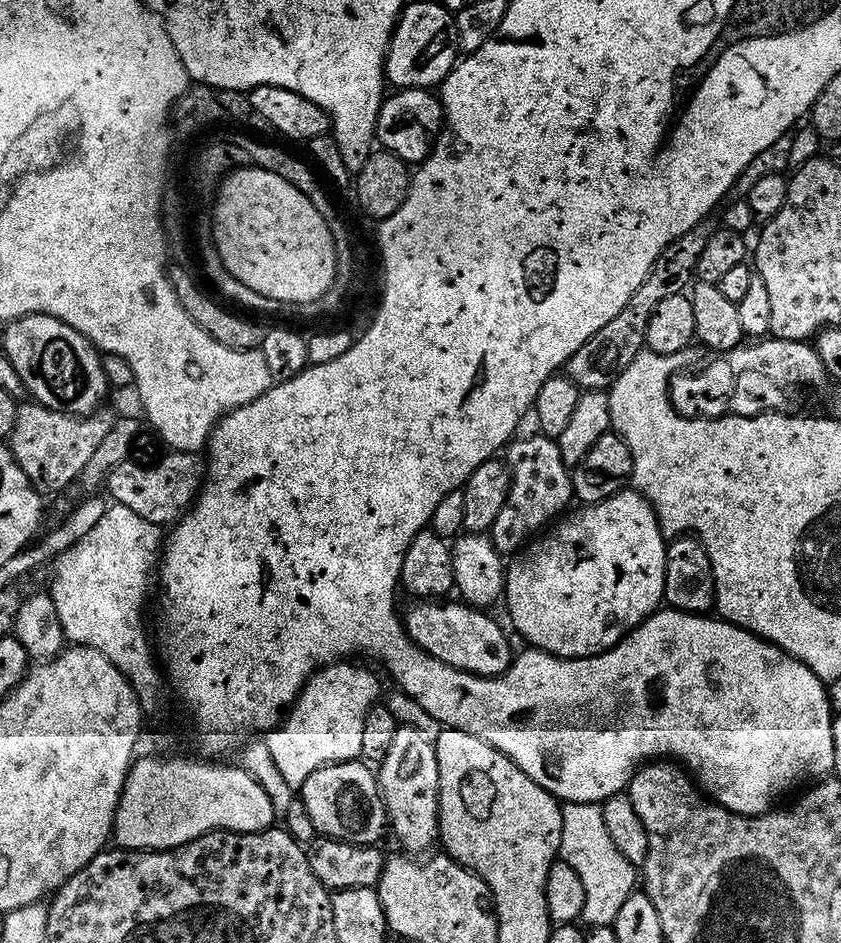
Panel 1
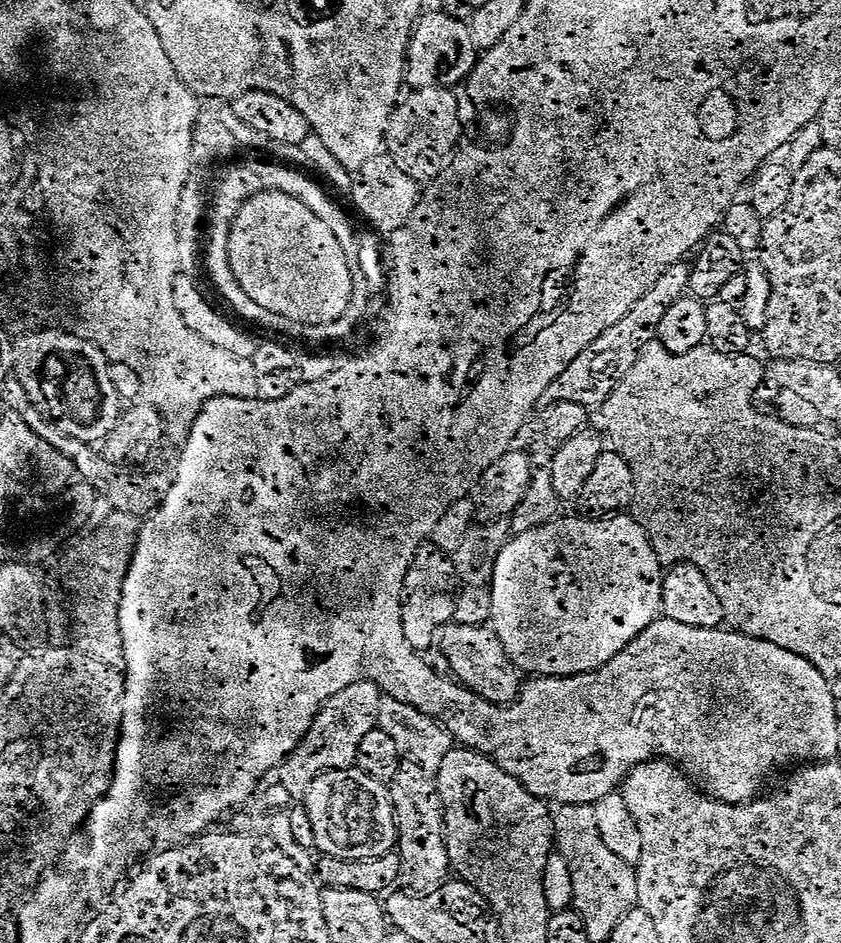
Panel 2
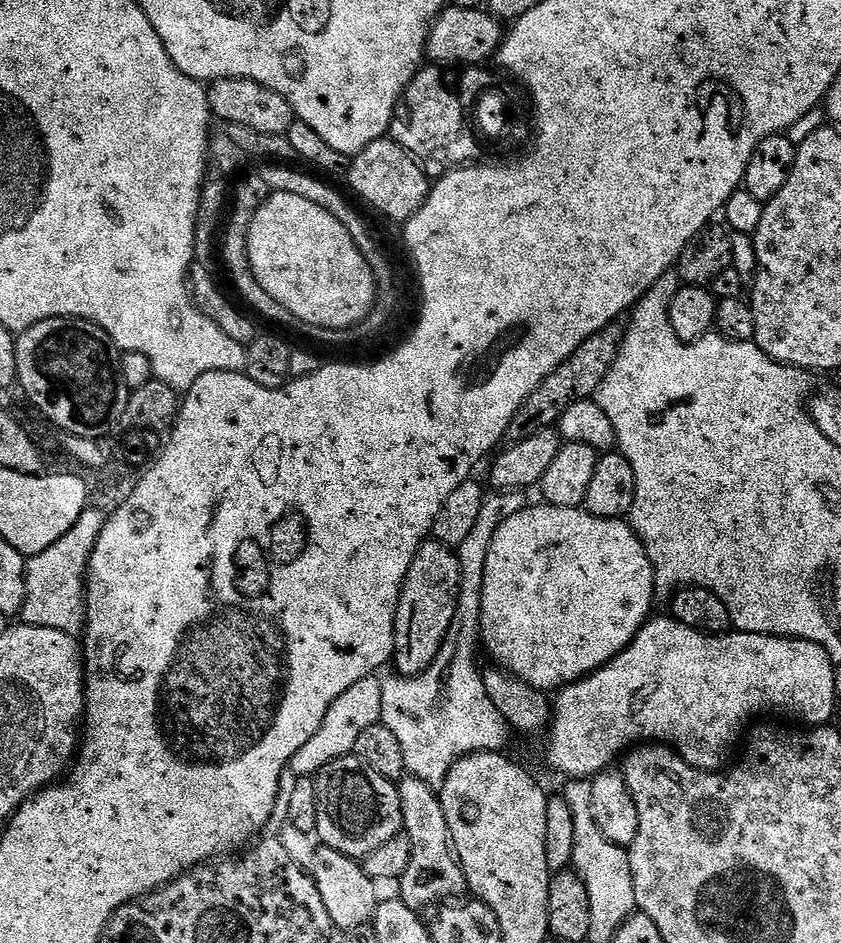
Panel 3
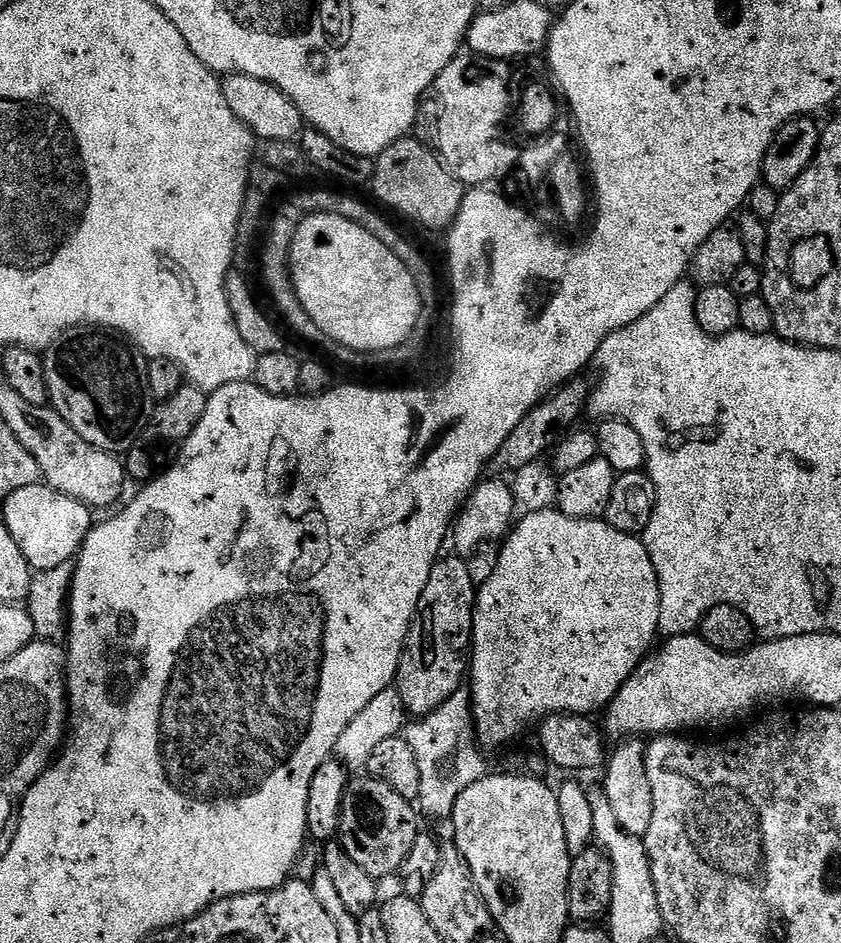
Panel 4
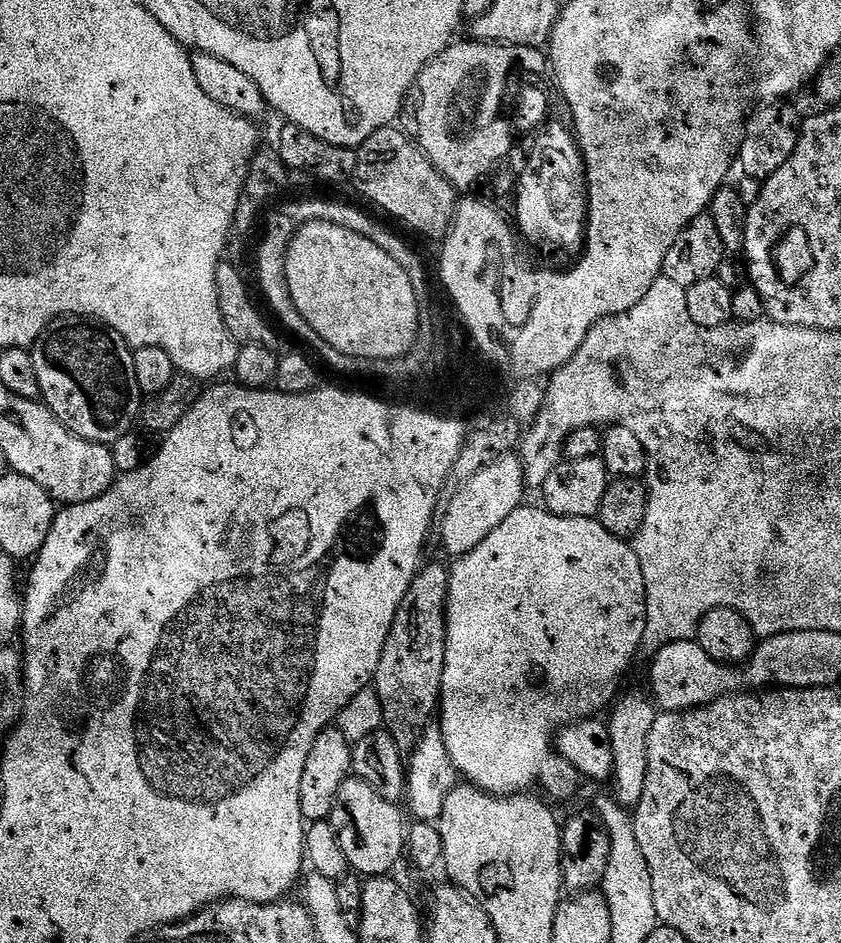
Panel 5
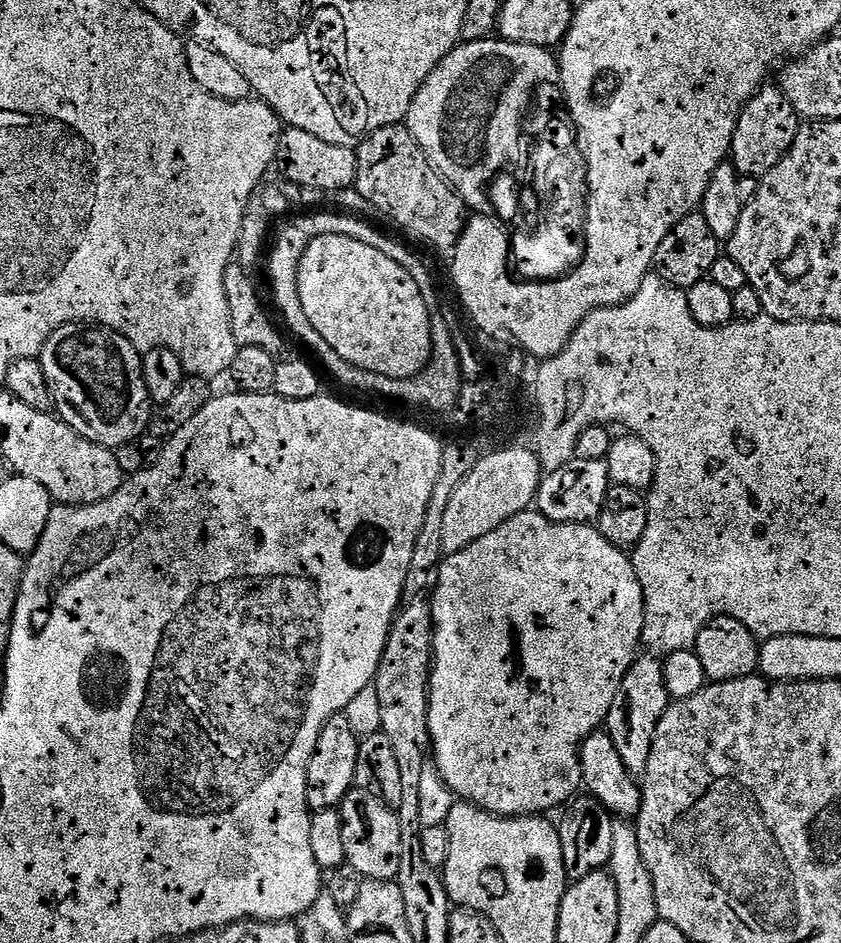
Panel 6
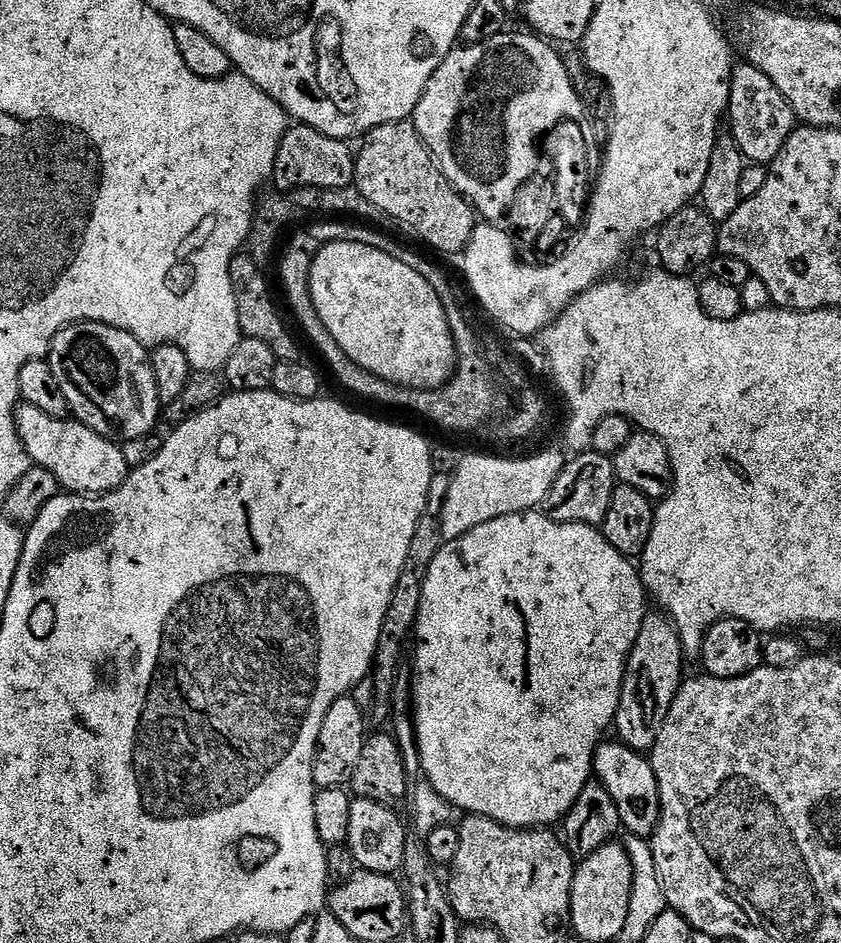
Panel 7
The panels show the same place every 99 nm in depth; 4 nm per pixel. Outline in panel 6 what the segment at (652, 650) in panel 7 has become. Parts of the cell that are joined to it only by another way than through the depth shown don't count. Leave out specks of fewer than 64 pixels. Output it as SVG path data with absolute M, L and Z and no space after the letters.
M652 654L637 655L632 669L622 678L618 698L614 698L614 706L606 721L608 737L614 742L614 746L618 746L622 762L626 762L633 774L643 774L646 770L650 762L650 750L654 746L654 730L658 730L658 722L669 703L663 663Z

